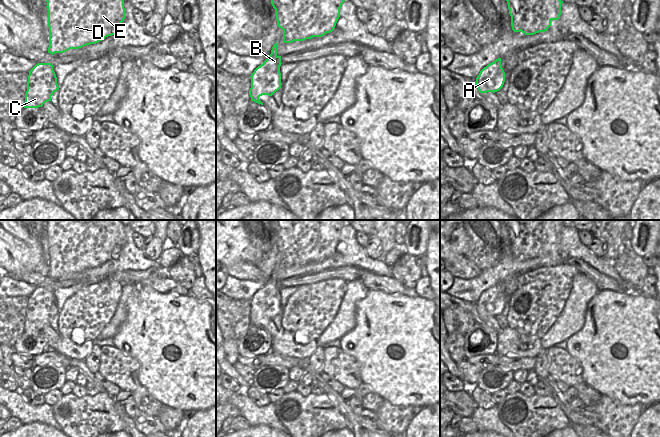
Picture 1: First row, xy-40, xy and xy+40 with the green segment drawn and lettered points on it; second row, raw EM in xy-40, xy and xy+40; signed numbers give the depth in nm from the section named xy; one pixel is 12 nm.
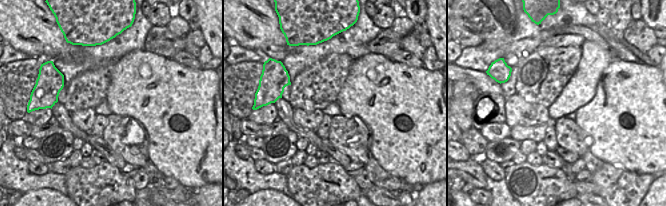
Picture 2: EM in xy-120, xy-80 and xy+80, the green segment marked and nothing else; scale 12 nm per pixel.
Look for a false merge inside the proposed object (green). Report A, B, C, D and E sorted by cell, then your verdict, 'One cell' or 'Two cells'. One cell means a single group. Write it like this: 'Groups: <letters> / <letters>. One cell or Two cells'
Groups: A B C D E. One cell

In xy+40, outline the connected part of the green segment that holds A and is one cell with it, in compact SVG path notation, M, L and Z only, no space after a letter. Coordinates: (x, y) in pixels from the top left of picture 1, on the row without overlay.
M501 282L484 291L476 302L479 317L497 316L505 306L505 296L501 290Z

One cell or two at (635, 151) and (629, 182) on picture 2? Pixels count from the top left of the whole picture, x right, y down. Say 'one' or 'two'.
two

